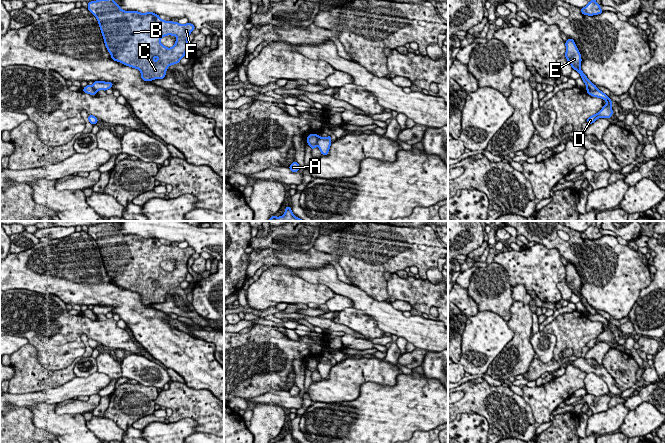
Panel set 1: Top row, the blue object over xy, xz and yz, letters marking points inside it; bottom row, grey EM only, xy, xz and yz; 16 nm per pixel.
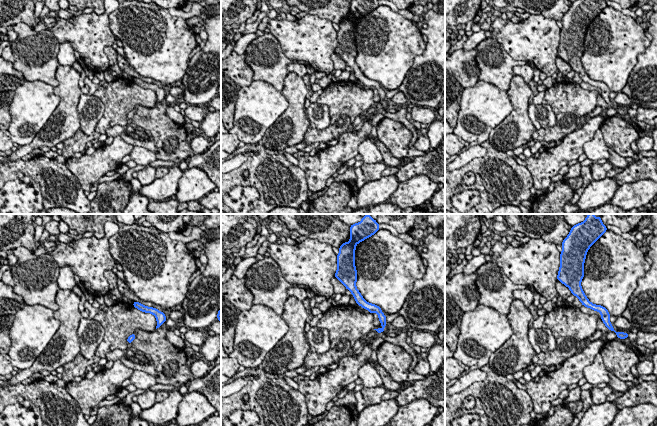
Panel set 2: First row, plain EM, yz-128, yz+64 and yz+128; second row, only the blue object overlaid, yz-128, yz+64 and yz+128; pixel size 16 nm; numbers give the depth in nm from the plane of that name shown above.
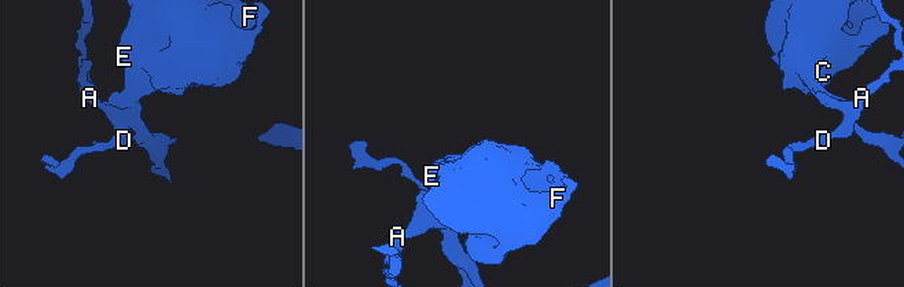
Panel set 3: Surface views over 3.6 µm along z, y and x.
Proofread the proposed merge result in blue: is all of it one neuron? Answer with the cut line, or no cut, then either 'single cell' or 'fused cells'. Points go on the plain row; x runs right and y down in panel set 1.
yz (587, 312), (597, 314) | fused cells

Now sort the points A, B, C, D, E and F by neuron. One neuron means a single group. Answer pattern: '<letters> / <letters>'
A D / B C E F

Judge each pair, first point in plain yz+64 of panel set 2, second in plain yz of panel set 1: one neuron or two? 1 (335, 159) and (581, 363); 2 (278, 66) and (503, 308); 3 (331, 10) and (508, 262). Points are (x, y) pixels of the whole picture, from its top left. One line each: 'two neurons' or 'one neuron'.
1: two neurons
2: one neuron
3: two neurons

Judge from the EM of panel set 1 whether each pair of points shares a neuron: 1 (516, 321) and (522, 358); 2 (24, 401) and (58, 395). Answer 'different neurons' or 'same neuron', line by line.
1: same neuron
2: same neuron

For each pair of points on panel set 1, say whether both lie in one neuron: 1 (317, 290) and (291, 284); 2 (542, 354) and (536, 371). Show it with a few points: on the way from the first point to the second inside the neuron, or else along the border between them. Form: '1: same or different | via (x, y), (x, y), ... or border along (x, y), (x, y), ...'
1: same | via (311, 290), (297, 290)
2: different | border along (536, 355), (543, 362), (551, 360)

